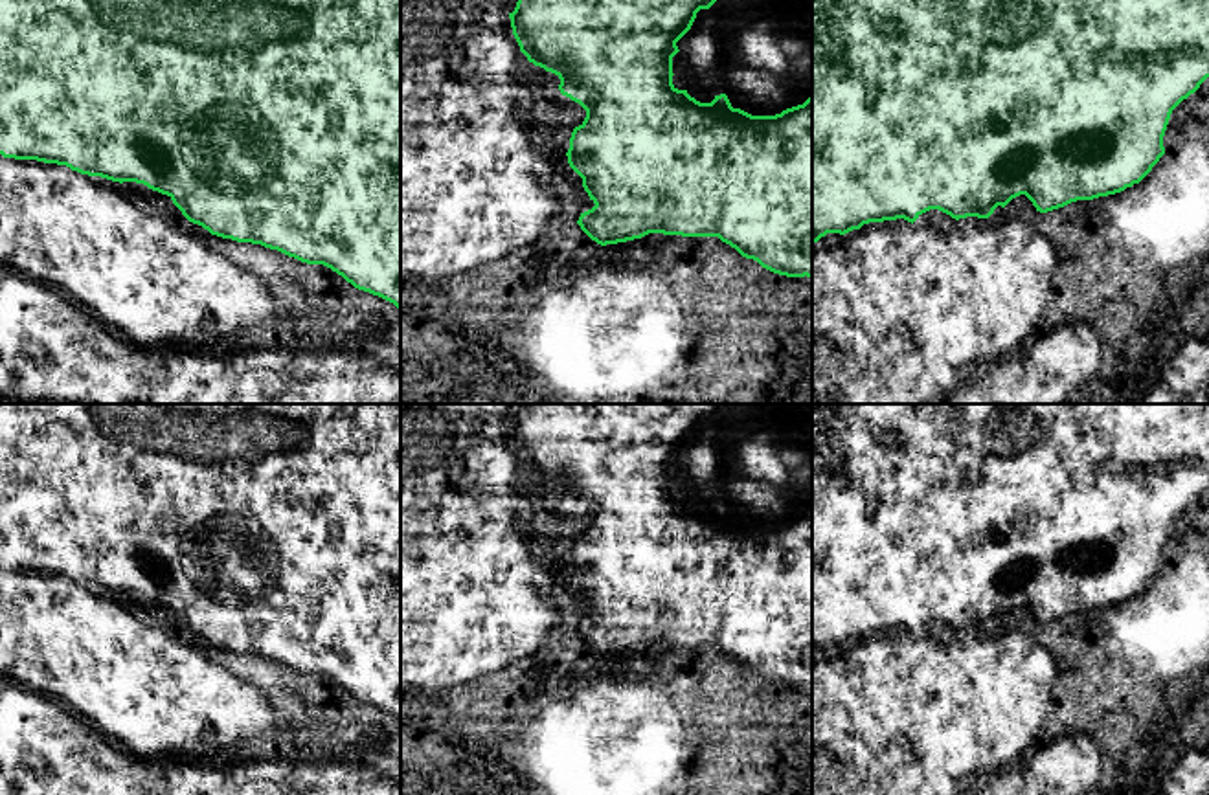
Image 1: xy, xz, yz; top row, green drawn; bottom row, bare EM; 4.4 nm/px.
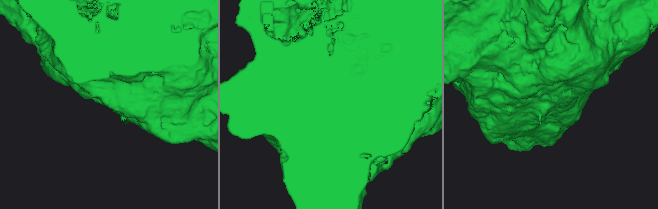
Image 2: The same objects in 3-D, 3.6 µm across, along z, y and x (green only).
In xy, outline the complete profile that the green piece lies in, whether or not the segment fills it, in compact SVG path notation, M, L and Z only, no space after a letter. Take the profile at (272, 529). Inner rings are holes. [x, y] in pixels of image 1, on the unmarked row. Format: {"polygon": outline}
{"polygon": "M0 404L0 565L66 577L119 595L143 595L167 606L189 633L211 646L261 655L307 676L323 676L355 700L401 722L401 404Z"}

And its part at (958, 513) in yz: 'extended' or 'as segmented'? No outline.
as segmented

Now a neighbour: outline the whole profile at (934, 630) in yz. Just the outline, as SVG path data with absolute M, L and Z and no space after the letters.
M930 621L913 633L915 639L930 639L933 643L944 643L948 635L952 635L955 630L950 626L939 622L939 621Z

